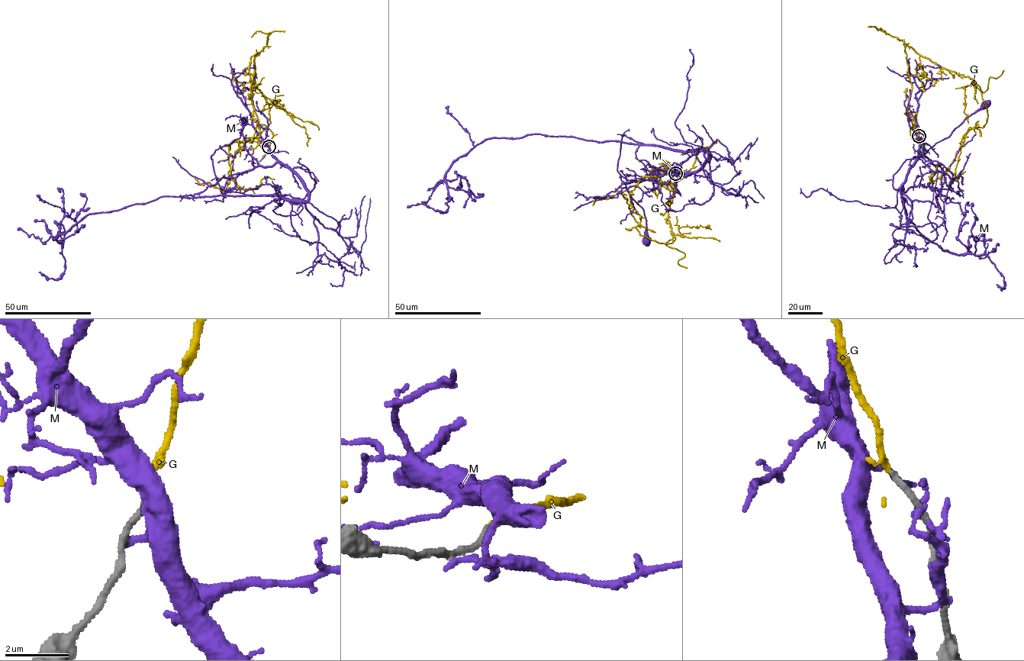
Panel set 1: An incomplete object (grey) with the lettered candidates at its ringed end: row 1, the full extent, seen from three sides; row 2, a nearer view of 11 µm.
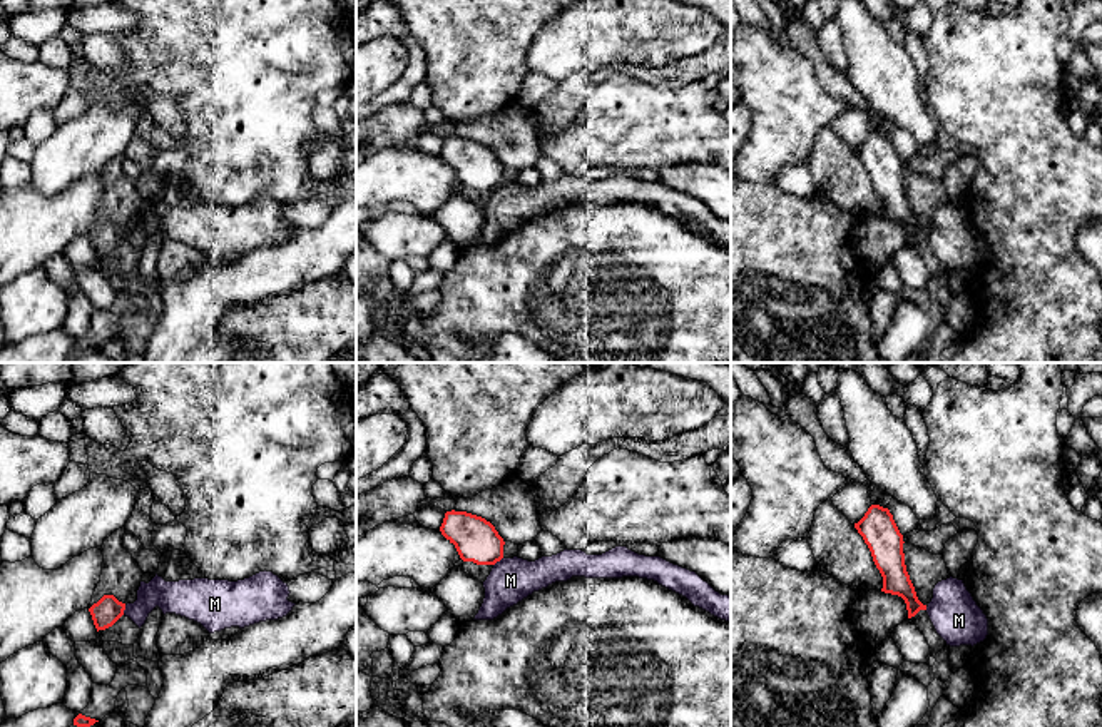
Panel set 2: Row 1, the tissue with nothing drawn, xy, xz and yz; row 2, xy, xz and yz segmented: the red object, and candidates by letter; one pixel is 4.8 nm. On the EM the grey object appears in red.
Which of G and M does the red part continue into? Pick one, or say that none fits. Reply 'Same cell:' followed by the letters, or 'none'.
Same cell: G

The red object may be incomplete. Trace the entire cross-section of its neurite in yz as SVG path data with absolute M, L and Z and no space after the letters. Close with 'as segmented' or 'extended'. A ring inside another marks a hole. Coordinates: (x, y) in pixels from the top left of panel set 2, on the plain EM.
M871 130L855 154L868 170L873 187L883 202L881 217L905 226L908 244L926 236L915 217L905 191L903 160L888 134Z; as segmented

